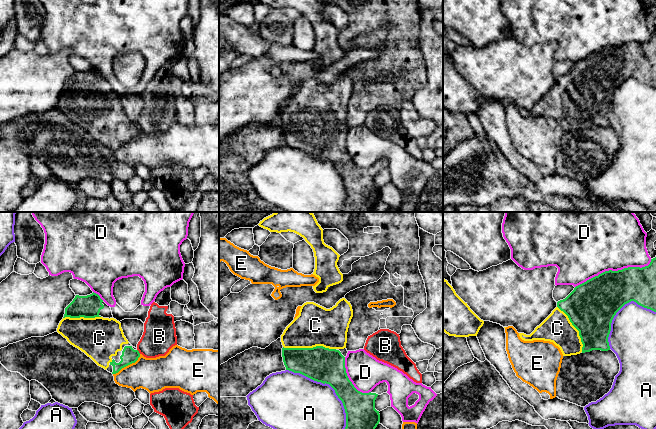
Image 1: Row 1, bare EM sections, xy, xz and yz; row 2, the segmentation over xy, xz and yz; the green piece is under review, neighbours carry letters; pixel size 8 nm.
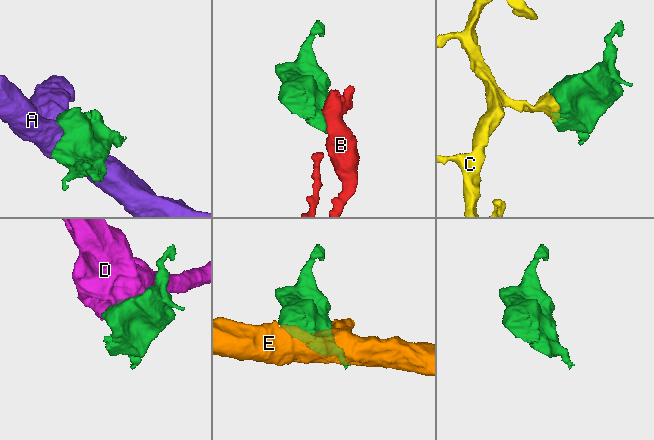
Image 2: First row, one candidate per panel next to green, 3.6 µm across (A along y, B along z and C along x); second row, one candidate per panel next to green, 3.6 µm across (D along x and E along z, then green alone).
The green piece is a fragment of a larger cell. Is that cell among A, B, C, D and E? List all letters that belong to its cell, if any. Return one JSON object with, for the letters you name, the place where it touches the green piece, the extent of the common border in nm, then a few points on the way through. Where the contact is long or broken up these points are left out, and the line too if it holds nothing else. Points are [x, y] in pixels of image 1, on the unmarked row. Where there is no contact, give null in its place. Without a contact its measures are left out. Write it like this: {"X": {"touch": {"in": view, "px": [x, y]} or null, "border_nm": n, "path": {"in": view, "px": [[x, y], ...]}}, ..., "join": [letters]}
{"C": {"touch": {"in": "xz", "px": [309, 124]}, "border_nm": 420}, "join": ["C"]}

